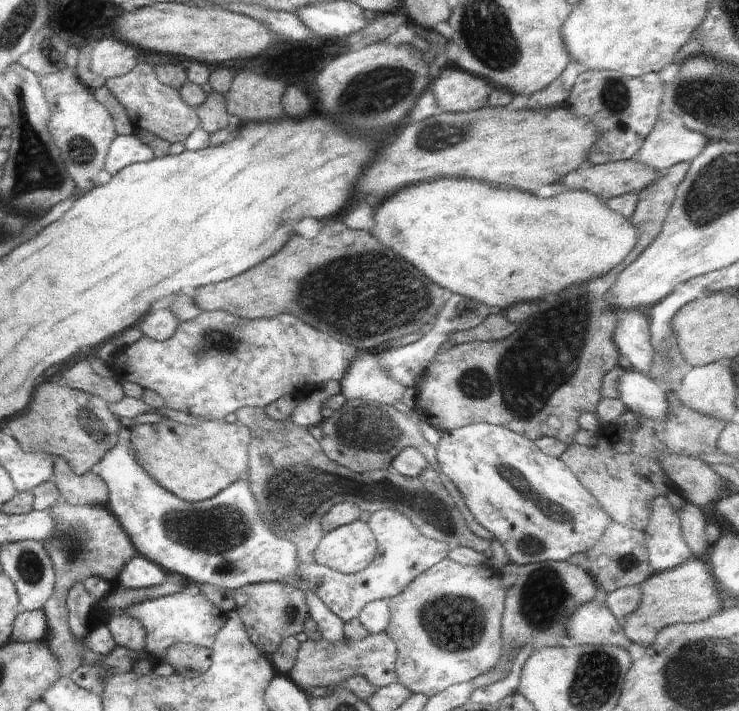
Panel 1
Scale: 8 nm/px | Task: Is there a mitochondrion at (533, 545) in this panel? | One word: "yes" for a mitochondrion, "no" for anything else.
yes

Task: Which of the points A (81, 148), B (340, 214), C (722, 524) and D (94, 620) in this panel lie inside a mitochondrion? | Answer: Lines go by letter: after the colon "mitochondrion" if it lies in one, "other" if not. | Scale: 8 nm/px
A: mitochondrion
B: other
C: other
D: other

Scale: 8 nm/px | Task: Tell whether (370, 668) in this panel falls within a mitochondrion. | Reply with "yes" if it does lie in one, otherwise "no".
no

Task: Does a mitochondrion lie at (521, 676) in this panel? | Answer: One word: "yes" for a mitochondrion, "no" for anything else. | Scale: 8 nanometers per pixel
no

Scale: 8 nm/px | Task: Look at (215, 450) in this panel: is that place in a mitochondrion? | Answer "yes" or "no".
no

